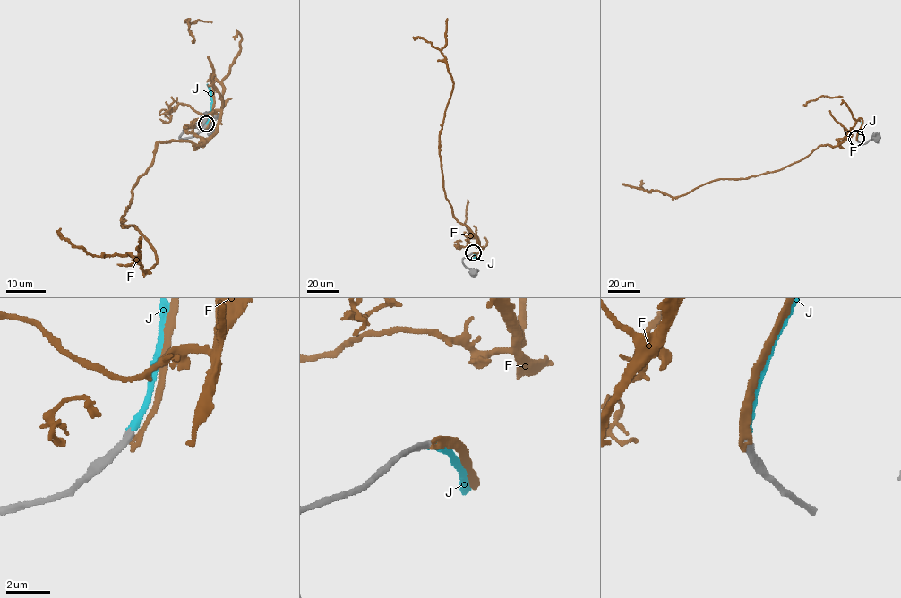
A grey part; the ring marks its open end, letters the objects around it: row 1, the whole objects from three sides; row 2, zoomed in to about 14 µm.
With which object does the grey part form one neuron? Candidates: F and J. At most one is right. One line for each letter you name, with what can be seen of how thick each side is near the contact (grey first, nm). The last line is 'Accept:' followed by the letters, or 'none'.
J: Thickness 300 nm (grey) against 300 nm
Accept: J

